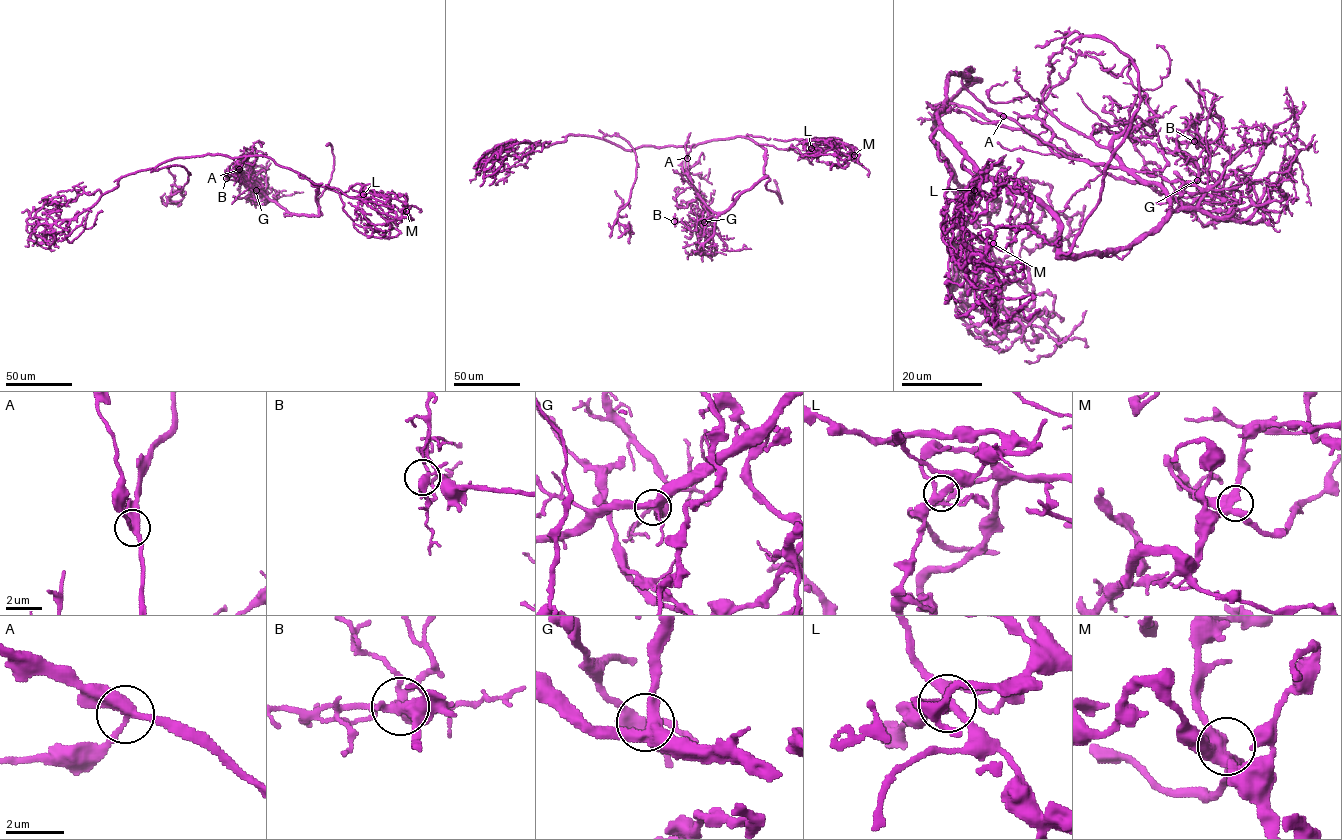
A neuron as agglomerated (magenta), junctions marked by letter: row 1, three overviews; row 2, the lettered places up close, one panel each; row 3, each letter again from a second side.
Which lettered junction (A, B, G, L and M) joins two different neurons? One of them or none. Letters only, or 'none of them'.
L

